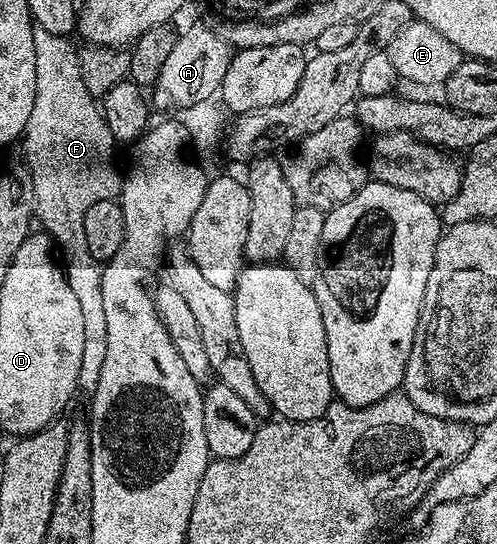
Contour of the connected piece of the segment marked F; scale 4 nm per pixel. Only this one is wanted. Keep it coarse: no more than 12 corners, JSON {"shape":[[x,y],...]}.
{"shape":[[35,28],[20,146],[37,224],[80,299],[92,391],[108,352],[84,215],[124,177],[69,36]]}

